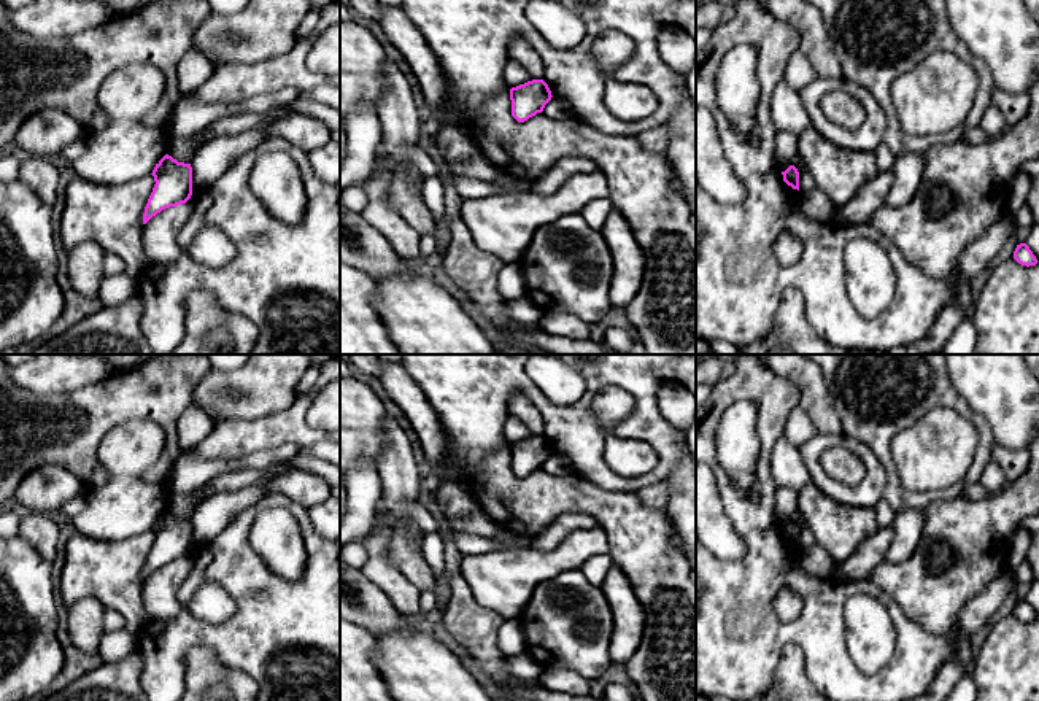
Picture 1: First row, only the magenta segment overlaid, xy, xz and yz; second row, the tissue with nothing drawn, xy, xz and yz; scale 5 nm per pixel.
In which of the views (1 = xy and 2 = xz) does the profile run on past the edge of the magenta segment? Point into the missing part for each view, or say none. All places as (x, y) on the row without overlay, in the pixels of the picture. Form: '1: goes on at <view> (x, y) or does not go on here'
1: does not go on here
2: does not go on here

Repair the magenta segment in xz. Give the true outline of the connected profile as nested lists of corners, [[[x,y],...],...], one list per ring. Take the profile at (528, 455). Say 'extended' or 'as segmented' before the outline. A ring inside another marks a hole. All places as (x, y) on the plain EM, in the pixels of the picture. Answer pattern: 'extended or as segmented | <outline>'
as segmented | [[[532,436],[516,443],[512,443],[512,472],[518,478],[524,478],[537,469],[542,469],[551,453],[551,447],[543,436]]]

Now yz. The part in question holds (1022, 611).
as segmented | [[[1020,599],[1017,601],[1015,607],[1014,607],[1014,615],[1022,620],[1022,622],[1036,622],[1037,615],[1033,610],[1033,607],[1029,606],[1029,602],[1026,599]]]

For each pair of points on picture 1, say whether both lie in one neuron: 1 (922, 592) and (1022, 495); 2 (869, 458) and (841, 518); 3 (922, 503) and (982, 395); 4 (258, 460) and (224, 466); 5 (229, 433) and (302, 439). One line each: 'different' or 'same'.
1: same
2: different
3: different
4: same
5: same

